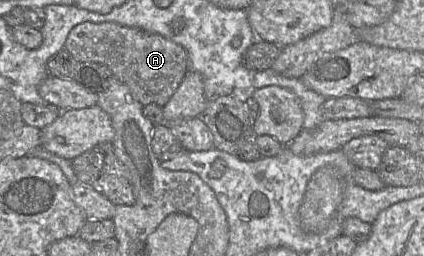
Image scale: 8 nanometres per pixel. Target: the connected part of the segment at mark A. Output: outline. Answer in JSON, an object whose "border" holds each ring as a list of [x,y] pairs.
{"border":[[[114,22],[76,25],[68,34],[64,50],[80,63],[96,62],[107,66],[143,106],[166,105],[189,71],[189,56],[181,45],[159,34]]]}

